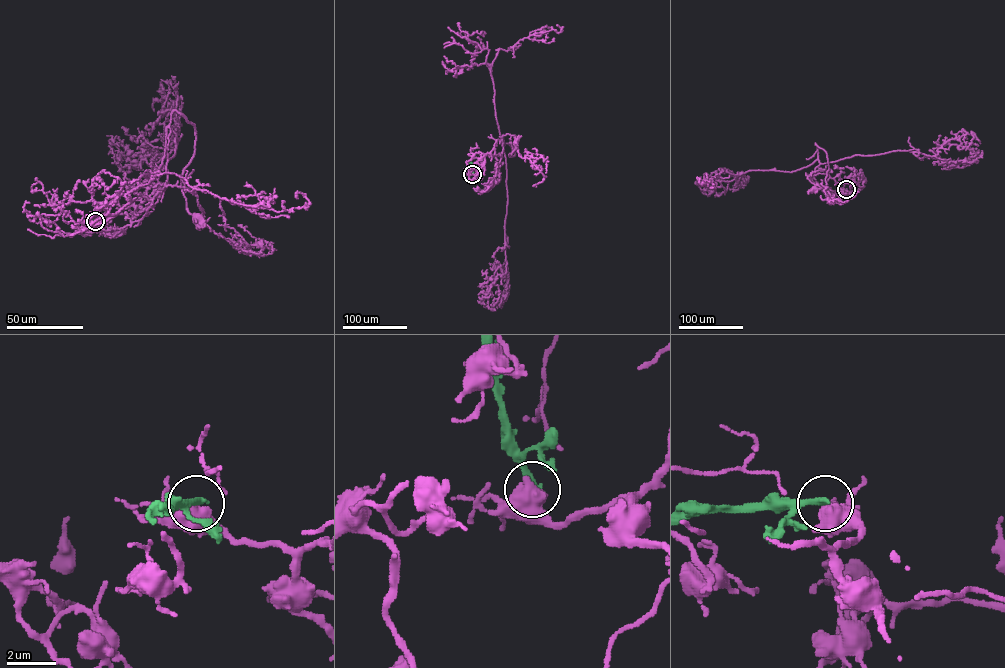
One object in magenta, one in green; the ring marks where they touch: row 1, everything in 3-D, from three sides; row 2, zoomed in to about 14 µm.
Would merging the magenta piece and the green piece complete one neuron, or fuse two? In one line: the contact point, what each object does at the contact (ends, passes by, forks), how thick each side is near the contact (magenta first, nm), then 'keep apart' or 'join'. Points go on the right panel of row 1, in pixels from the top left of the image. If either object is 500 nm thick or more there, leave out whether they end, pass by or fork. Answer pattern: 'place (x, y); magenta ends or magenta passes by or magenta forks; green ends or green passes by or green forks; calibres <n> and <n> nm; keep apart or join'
place (846, 189); calibres 700 and 280 nm; keep apart

